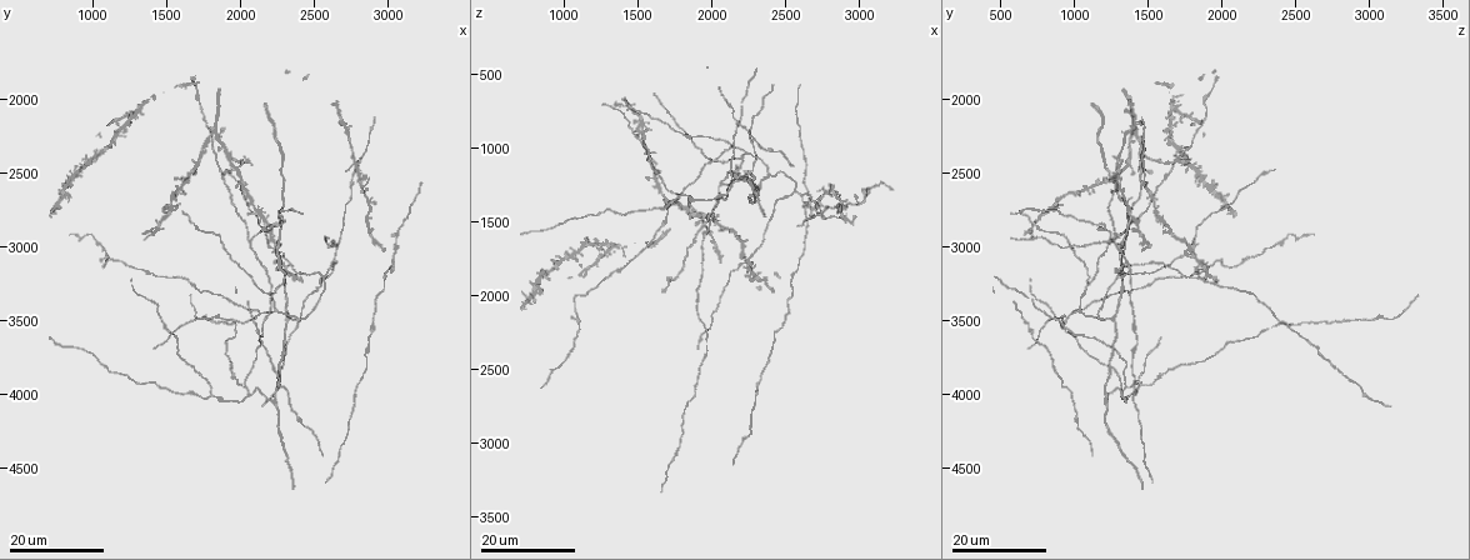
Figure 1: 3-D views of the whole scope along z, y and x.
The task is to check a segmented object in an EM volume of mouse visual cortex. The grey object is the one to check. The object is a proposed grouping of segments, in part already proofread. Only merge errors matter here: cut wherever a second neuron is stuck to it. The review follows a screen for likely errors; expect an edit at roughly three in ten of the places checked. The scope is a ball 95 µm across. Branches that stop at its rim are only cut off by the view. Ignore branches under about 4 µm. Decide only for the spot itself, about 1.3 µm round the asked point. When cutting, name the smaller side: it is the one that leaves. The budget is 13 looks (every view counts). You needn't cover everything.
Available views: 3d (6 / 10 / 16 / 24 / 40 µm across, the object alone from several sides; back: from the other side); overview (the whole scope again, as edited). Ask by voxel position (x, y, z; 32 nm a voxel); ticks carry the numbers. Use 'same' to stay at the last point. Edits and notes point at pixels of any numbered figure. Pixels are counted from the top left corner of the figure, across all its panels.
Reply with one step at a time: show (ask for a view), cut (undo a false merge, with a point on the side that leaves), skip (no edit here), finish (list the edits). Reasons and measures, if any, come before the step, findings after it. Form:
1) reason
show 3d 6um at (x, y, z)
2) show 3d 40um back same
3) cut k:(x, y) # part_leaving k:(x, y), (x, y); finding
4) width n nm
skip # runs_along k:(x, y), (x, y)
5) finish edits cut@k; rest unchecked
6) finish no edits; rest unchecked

side arm on a straight run
show 3d 24um at (2040, 3960, 1340)

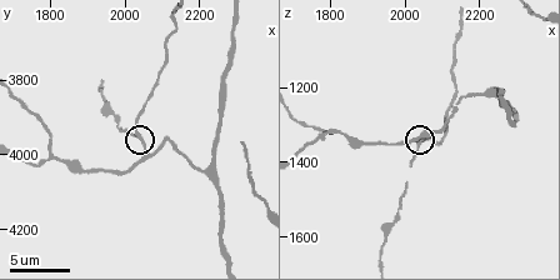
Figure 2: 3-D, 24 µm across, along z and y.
show 3d 10um at (2030, 3950, 1360)

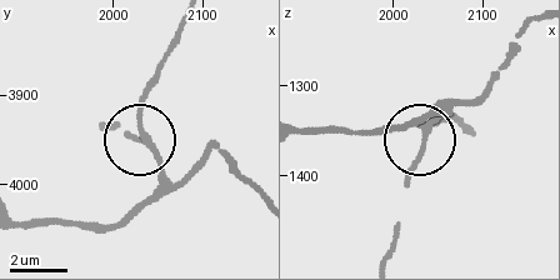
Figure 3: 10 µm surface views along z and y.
show 3d 6um at (2035, 3950, 1360)

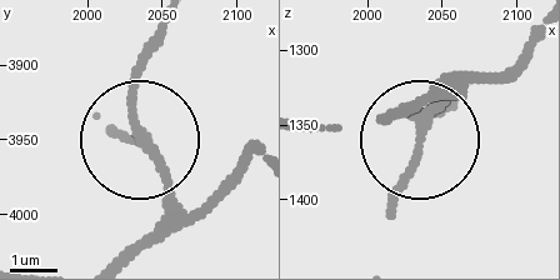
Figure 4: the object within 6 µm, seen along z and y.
side_arm 71 um
skip # all the same neuron

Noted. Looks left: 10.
show 3d 10um at (2210, 4040, 1220)

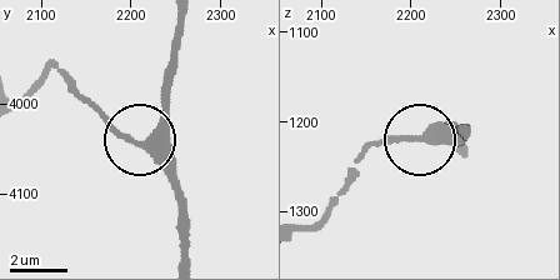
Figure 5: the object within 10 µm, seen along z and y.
skip # runs_along 5:(180, 25), (164, 118), (140, 146), (185, 194); all the same neuron

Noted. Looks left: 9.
thin arm on a thick one
show 3d 16um at (2220, 3000, 1780)

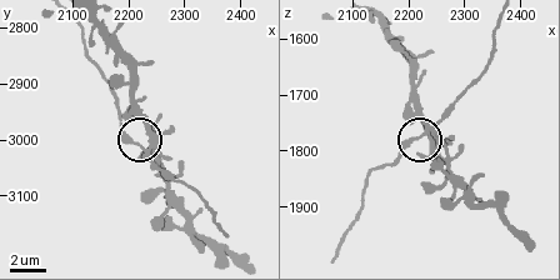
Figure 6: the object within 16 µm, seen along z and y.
show 3d 10um at (2220, 3015, 1770)

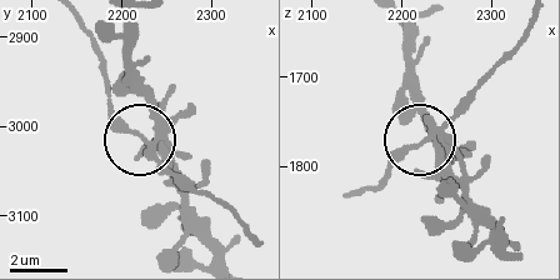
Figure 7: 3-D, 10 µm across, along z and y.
width 300 nm
skip # continuous, no second neuron

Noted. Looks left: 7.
four arms meet
show 3d 24um at (2780, 2460, 1280)

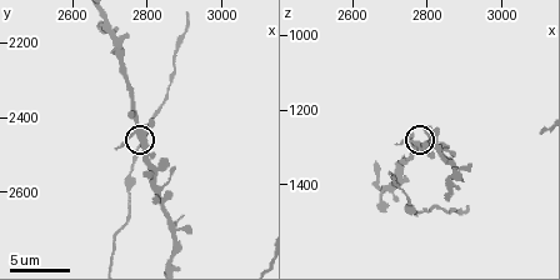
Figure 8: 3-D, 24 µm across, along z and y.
show 3d 10um same

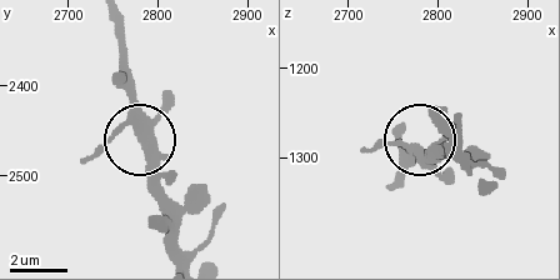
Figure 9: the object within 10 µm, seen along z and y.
closer look
show 3d 6um at (2785, 2455, 1295)

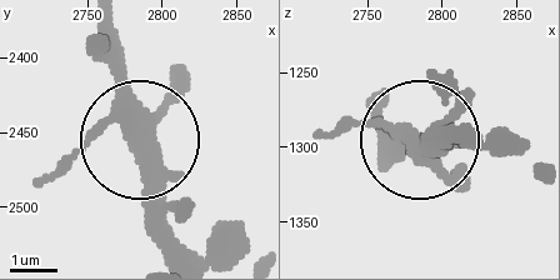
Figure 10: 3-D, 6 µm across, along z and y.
arms 4
skip # one neuron here

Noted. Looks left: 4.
three-way junction
show 3d 16um at (2600, 3120, 1320)

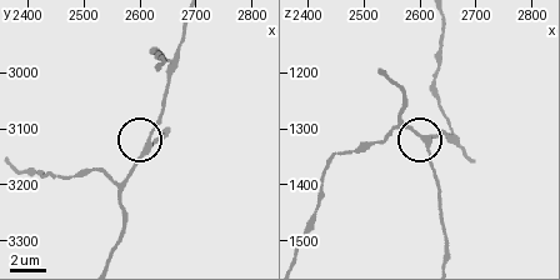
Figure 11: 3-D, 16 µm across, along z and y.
show 3d 10um at (2615, 3135, 1325)

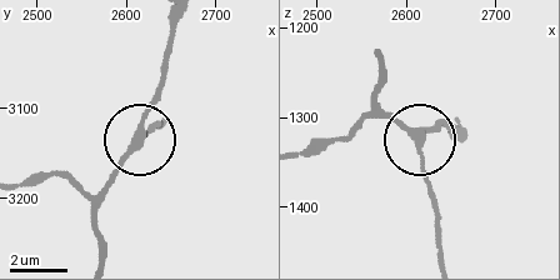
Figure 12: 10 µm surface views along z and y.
other side
show 3d 10um back at (2615, 3130, 1325)

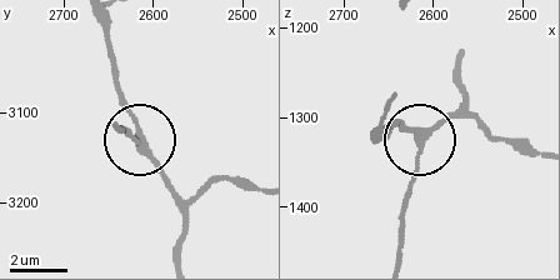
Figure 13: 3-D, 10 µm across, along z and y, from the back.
skip # runs_along 13:(461, 60), (459, 104), (421, 136), (404, 228); continuous, no second neuron

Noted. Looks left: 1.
finish no edits; rest unchecked

